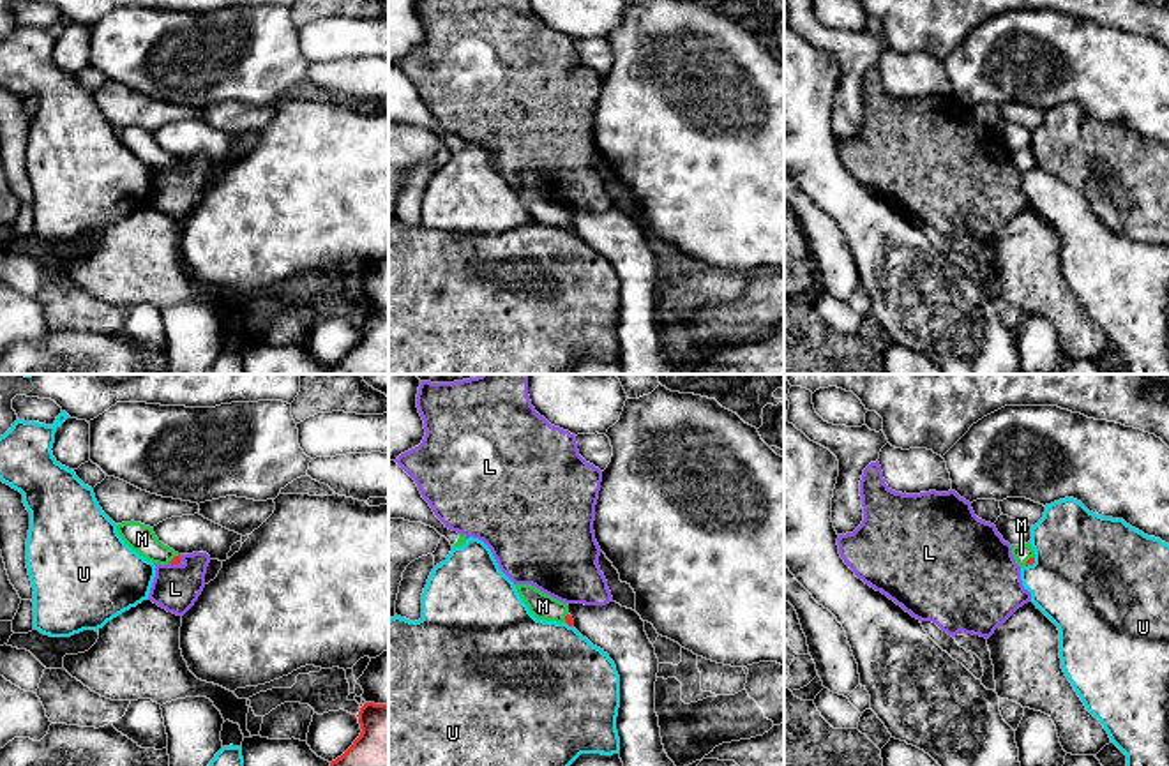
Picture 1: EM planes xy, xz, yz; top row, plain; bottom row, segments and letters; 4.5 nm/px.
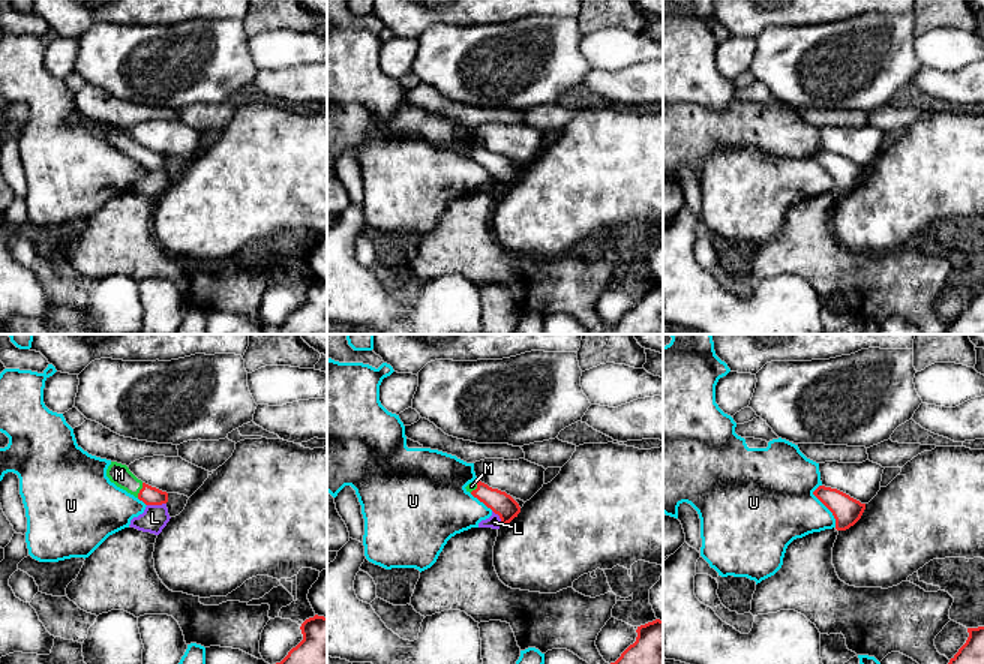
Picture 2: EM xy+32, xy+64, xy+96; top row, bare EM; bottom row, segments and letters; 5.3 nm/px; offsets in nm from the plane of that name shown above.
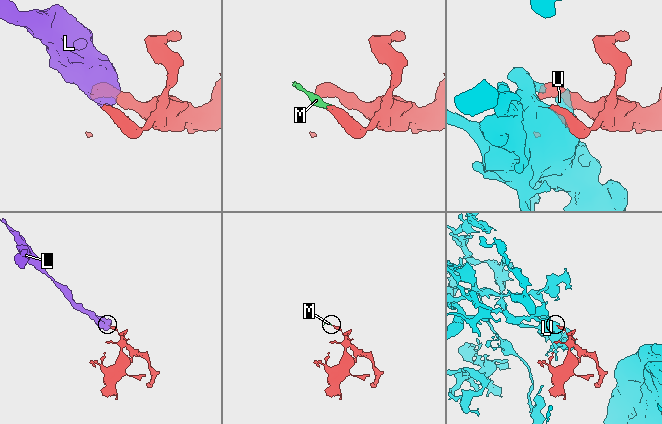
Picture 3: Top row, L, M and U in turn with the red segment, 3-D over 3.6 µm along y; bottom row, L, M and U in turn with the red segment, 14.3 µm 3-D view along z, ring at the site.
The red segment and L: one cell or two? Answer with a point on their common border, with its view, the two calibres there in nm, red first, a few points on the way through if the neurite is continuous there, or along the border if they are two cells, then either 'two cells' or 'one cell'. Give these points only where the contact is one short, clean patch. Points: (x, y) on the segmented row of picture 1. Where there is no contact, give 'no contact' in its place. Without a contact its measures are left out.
meets red in xy at (177, 563); 40 nm thick on the red side, 220 nm on the other; border along xy (181, 555), (177, 563), (170, 563); two cells

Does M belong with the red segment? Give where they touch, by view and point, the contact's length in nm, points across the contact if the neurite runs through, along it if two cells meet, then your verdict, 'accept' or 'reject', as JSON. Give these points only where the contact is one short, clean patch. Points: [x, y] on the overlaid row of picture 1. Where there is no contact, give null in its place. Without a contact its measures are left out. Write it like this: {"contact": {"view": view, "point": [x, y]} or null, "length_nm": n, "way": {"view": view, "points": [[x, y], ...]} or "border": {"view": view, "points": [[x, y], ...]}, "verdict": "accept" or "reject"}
{"contact": {"view": "yz", "point": [1028, 560]}, "length_nm": 60, "way": {"view": "yz", "points": [[1032, 560], [1028, 560], [1021, 553]]}, "verdict": "accept"}

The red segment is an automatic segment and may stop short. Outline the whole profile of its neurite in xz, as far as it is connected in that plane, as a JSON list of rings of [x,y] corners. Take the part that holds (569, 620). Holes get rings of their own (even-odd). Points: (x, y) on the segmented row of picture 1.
[[[514,584],[523,602],[537,620],[567,623],[574,627],[574,620],[569,614],[569,605],[560,602],[532,584]]]

